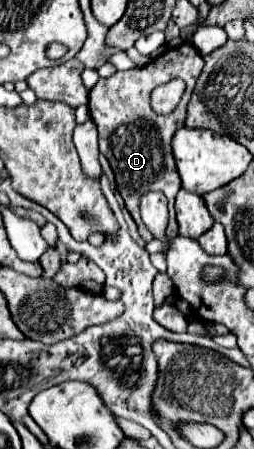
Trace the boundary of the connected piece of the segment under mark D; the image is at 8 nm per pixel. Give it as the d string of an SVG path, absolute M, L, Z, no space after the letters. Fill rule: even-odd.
M182 43L180 47L166 49L160 57L148 61L144 67L136 67L130 71L118 71L116 75L108 79L100 79L92 89L90 89L90 119L98 127L98 139L100 139L100 153L110 161L114 175L116 175L116 185L120 195L126 201L128 211L132 213L134 221L138 223L138 231L146 241L152 241L154 235L146 229L146 225L140 219L140 197L146 195L148 191L162 191L168 199L168 209L170 209L170 223L166 229L166 237L176 237L178 235L178 223L174 217L174 199L176 193L180 191L180 175L174 163L172 155L172 135L184 127L186 119L186 103L192 95L196 77L200 75L204 67L204 59L196 51L194 45ZM170 79L184 79L186 91L182 95L180 105L168 113L168 115L158 115L150 107L150 93L154 87L168 83Z

